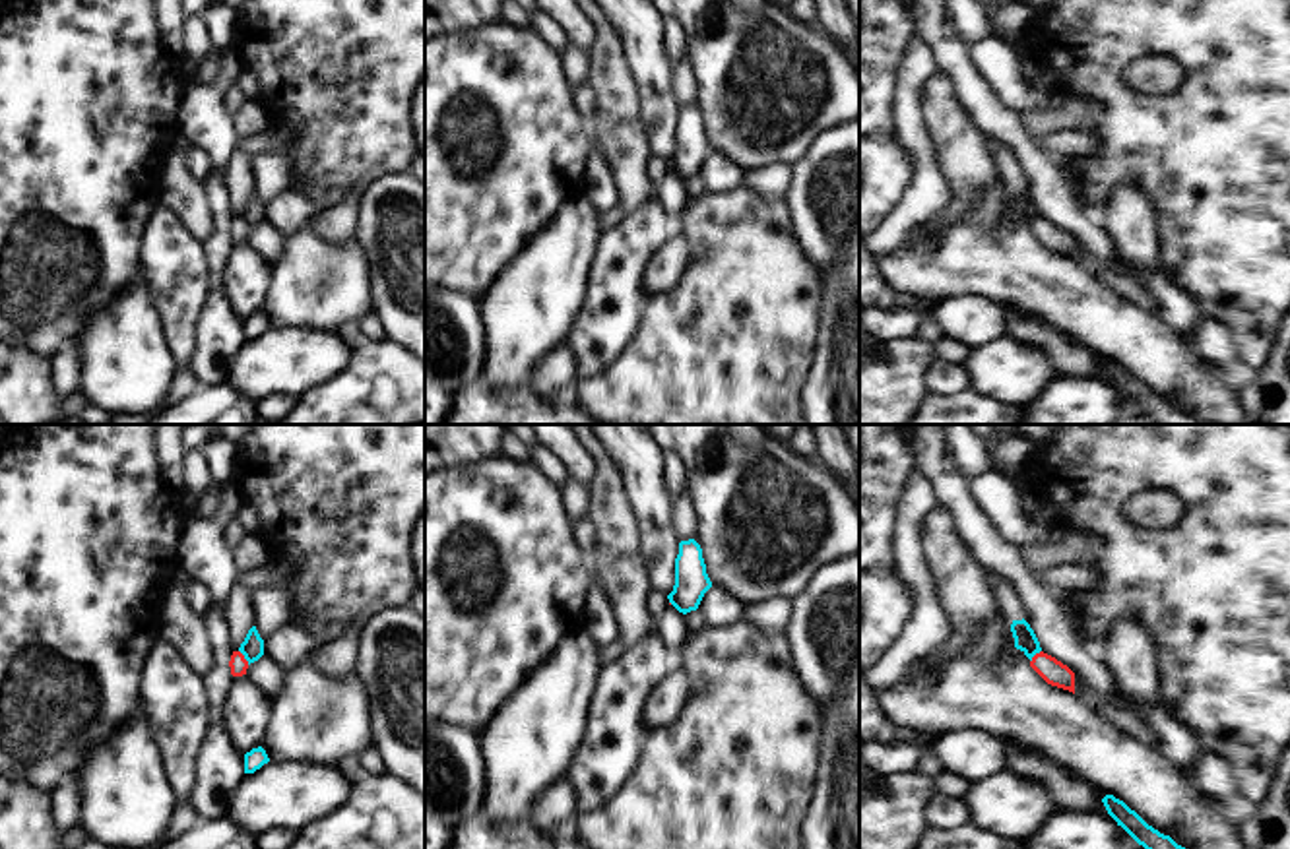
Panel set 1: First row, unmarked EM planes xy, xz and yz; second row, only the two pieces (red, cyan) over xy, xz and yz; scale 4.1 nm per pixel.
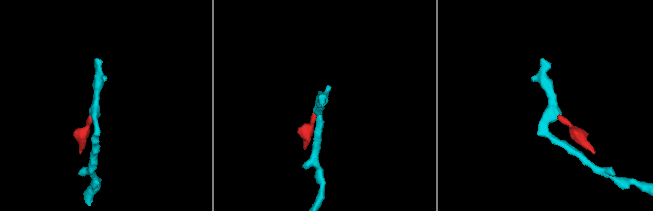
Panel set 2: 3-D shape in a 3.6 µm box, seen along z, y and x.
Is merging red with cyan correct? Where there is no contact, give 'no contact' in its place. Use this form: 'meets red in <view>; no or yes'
meets red in xy; no

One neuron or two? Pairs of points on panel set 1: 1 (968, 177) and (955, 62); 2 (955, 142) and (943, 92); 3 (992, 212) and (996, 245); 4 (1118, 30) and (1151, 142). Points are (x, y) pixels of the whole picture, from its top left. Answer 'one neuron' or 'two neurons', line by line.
1: two neurons
2: one neuron
3: one neuron
4: one neuron

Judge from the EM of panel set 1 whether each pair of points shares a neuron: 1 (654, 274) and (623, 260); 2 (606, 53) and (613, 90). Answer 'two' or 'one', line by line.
1: two
2: one

